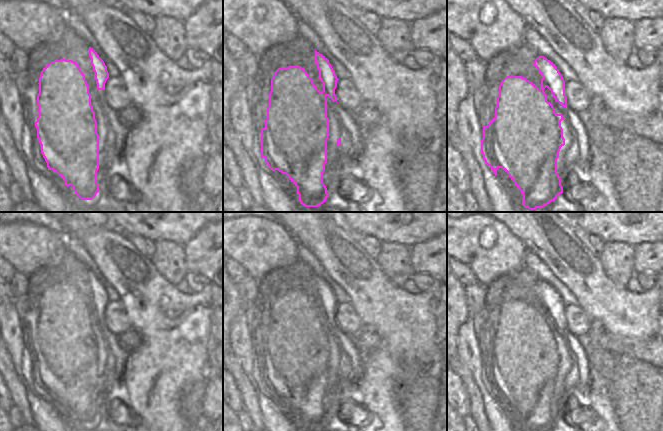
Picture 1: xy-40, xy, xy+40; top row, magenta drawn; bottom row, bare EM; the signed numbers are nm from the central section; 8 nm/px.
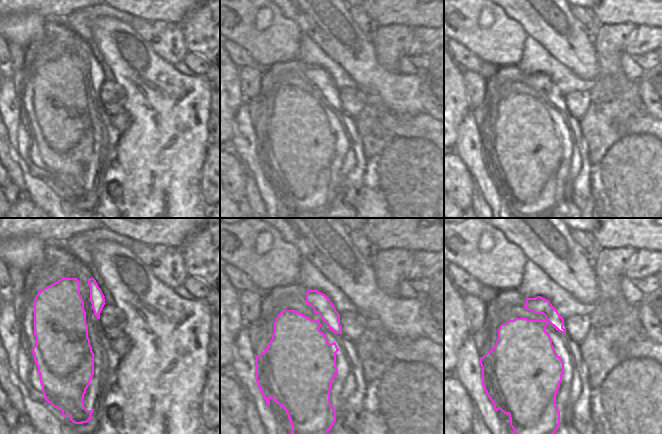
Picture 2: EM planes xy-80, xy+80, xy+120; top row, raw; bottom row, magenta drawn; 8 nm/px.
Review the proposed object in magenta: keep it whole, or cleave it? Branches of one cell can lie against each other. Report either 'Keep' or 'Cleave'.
Keep.

